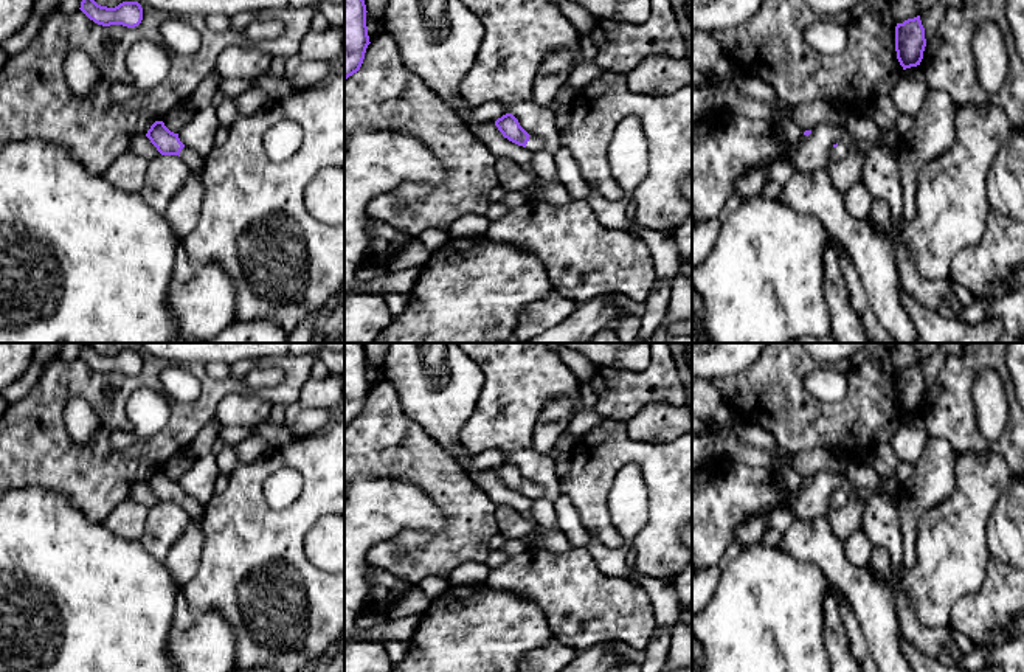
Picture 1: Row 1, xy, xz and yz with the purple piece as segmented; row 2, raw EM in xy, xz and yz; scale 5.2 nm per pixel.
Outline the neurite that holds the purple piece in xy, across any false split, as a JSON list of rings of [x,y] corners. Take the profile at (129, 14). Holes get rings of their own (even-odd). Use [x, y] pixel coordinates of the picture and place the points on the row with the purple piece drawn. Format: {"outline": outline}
{"outline": [[[82,0],[79,8],[90,20],[98,25],[123,25],[135,28],[143,20],[143,8],[138,2],[123,2],[115,8],[98,5],[95,0]]]}

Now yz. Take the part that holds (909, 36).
{"outline": [[[920,16],[895,26],[895,51],[903,70],[920,65],[926,47]]]}

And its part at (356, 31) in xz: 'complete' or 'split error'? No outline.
complete

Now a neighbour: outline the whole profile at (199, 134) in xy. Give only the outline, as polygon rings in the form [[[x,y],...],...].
[[[208,106],[197,110],[195,115],[180,129],[178,138],[185,147],[206,158],[216,147],[216,132],[219,129],[216,107]]]

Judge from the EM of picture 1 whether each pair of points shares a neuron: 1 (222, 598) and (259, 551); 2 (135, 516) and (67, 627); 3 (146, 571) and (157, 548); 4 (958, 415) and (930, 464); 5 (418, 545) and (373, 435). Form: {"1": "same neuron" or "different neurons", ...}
{"1": "same neuron", "2": "different neurons", "3": "different neurons", "4": "different neurons", "5": "same neuron"}

